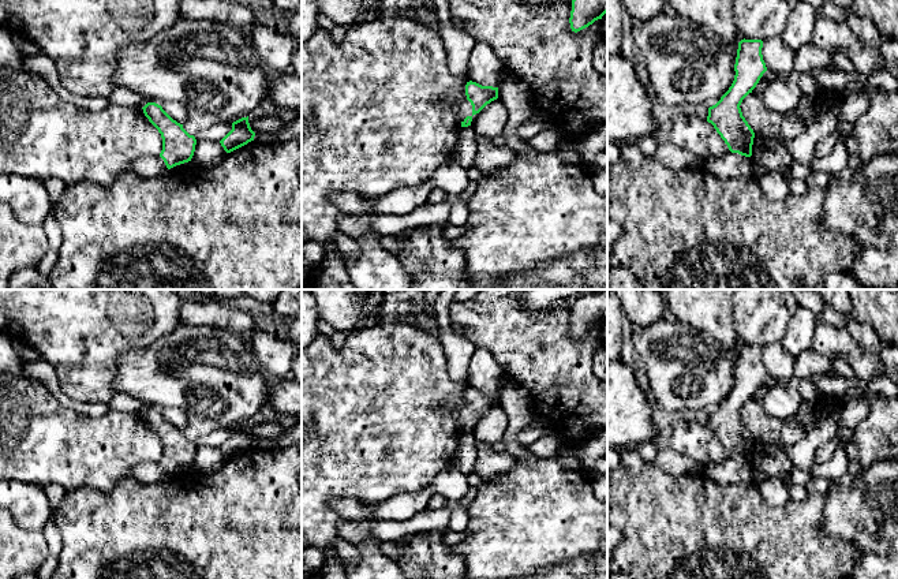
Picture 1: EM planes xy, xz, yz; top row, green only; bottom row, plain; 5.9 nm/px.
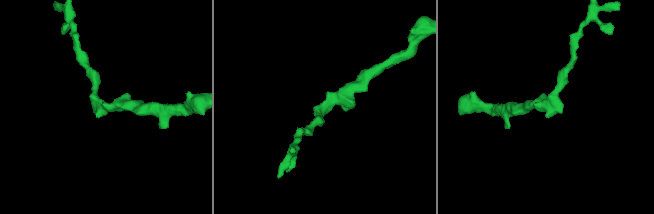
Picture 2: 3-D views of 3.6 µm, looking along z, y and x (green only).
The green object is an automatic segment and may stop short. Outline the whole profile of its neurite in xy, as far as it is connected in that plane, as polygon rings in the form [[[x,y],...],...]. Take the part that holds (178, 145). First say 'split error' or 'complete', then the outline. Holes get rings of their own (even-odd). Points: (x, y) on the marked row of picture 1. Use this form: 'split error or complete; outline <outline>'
split error; outline [[[147,102],[143,108],[145,116],[158,130],[162,138],[162,150],[158,157],[142,157],[131,168],[141,176],[160,176],[168,169],[191,161],[197,139],[190,135],[183,124],[173,120],[161,105]]]

